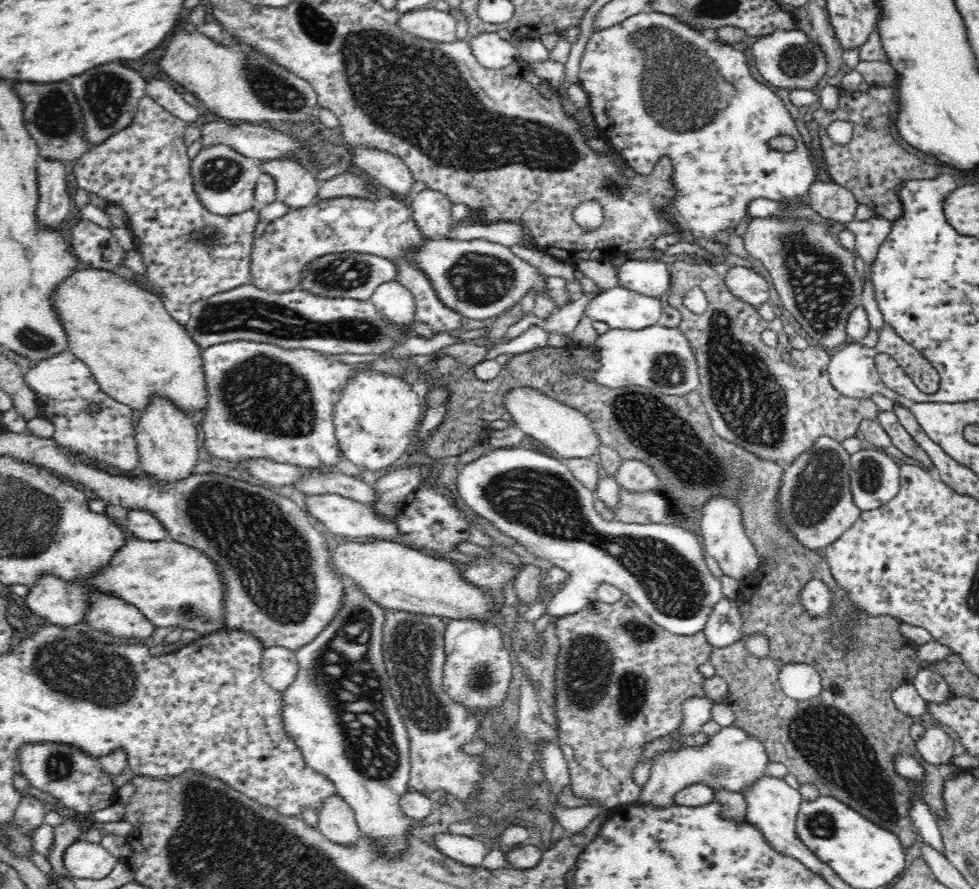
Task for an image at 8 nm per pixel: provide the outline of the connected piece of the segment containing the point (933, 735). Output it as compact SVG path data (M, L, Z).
M933 725L925 730L924 736L915 742L922 759L935 768L952 762L954 742L948 738L940 725Z

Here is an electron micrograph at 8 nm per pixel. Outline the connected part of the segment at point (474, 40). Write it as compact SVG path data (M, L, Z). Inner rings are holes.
M492 28L486 34L466 38L477 62L490 70L505 70L514 61L521 60L519 47L507 39L502 39Z

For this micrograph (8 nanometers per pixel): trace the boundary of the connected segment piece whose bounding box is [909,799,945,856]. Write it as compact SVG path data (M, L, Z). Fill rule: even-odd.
M914 799L909 813L915 830L922 836L924 843L945 856L938 818L932 815L930 807L922 799Z

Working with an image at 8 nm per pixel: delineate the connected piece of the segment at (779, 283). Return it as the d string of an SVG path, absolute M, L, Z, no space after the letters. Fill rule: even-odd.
M752 217L743 235L746 251L766 267L784 308L790 312L804 332L816 341L816 346L822 346L826 350L848 343L846 320L854 309L862 305L862 286L865 280L864 276L854 268L852 252L839 246L836 235L828 234L830 227L802 219L780 221L780 219Z

